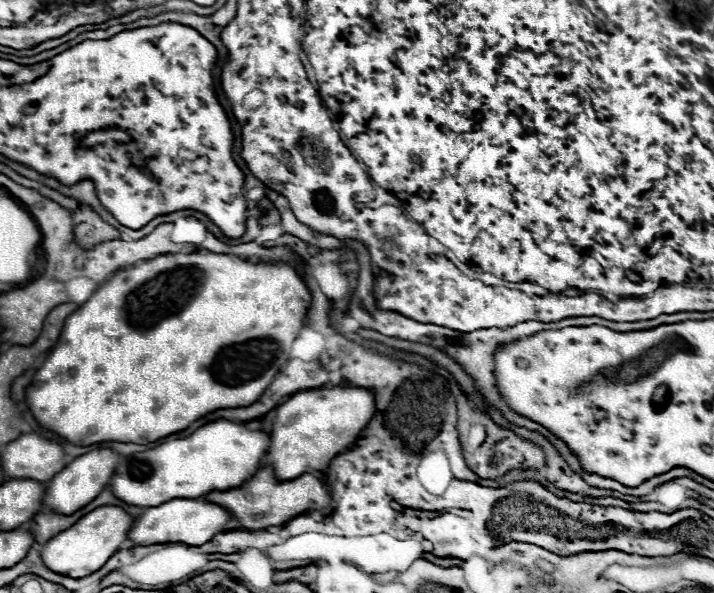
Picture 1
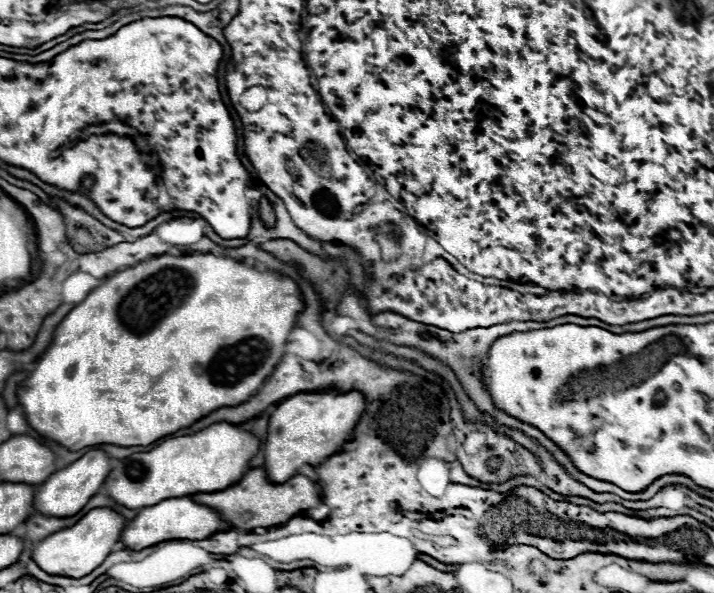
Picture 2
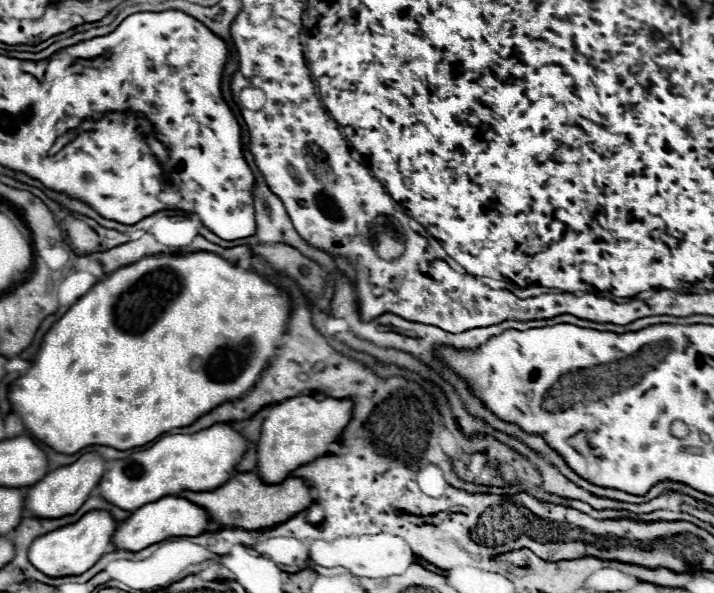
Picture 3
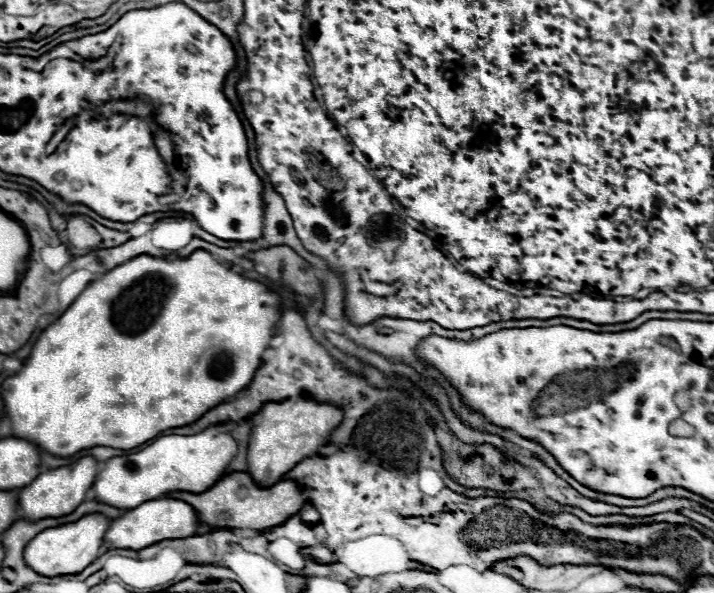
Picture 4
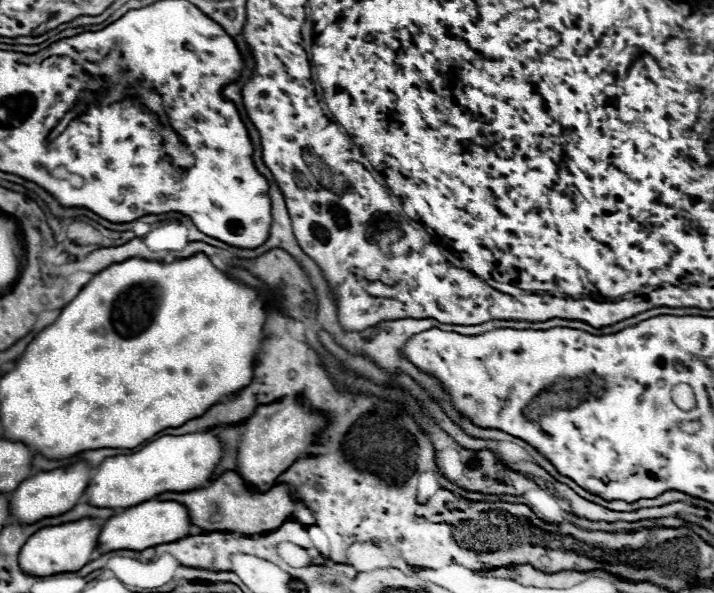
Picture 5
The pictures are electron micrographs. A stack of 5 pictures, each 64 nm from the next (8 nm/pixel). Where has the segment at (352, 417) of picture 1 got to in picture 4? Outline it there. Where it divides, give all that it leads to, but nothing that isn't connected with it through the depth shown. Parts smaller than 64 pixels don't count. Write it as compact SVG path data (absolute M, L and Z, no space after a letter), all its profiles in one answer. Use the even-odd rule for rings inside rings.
M288 398L284 402L268 402L262 406L260 418L252 428L252 438L248 444L248 474L262 486L274 486L282 480L286 472L290 472L304 458L312 458L318 454L322 446L326 446L330 434L342 424L344 412L342 408L316 402L310 398Z

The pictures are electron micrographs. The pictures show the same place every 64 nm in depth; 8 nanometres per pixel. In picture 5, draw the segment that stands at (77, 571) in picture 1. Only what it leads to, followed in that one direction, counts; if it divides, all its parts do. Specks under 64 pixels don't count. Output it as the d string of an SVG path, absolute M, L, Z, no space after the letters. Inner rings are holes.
M82 518L76 522L60 524L60 526L48 526L38 530L28 538L28 542L20 550L20 568L32 576L52 576L58 572L78 572L84 568L84 564L90 562L92 552L96 550L98 536L102 526L96 524L94 518Z

